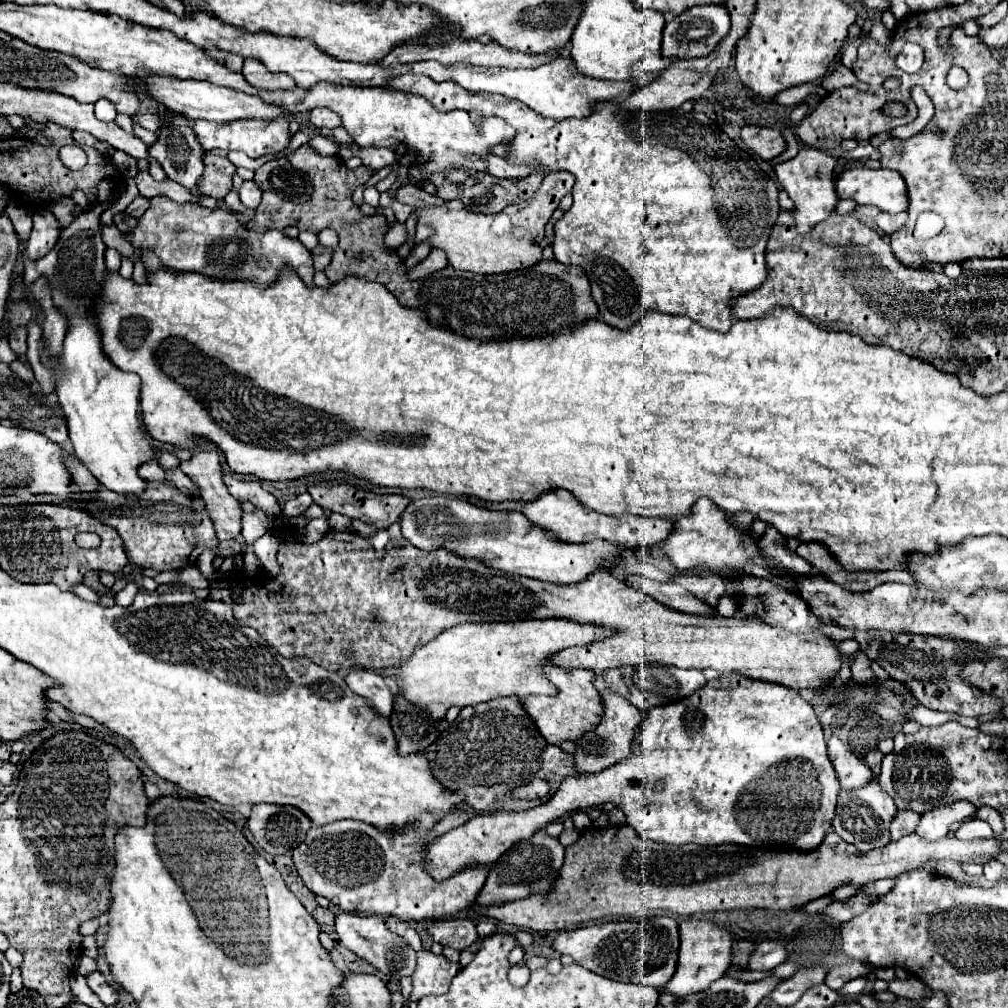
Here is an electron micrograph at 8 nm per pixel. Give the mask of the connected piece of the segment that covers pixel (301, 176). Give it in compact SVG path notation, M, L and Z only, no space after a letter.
M286 157L264 163L254 173L254 181L260 191L272 191L282 199L294 203L306 203L312 195L312 181L300 169L294 169Z

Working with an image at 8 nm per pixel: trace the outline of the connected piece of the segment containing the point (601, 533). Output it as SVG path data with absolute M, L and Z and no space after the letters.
M548 491L544 495L540 495L534 501L522 503L522 501L502 501L502 503L488 503L476 497L468 497L468 501L484 507L484 509L498 509L498 511L520 511L524 517L528 517L528 521L534 527L540 527L544 531L548 531L556 541L562 543L590 543L596 539L608 541L608 543L616 543L624 549L644 549L648 545L656 545L660 541L664 541L664 535L670 533L672 523L666 519L658 519L658 517L640 517L640 515L622 515L622 517L610 517L604 513L596 513L584 505L580 505L580 501L574 499L572 493L568 491Z

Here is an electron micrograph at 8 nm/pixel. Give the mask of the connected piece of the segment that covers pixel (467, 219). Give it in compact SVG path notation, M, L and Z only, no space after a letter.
M552 171L544 175L540 189L532 197L522 203L510 205L496 215L470 213L460 201L444 201L442 205L414 209L414 215L416 223L426 225L434 231L434 235L426 239L430 249L442 249L454 269L480 275L516 271L520 267L530 267L542 259L542 247L538 245L538 239L544 237L544 225L556 211L560 199L572 191L572 185L572 173Z

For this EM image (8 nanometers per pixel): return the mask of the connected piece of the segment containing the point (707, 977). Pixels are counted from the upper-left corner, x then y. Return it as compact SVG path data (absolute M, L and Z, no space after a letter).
M684 919L680 923L680 955L674 977L668 981L666 989L676 997L684 997L690 993L698 993L706 989L712 981L720 979L730 967L728 959L732 959L732 943L736 939L722 927L704 919Z

